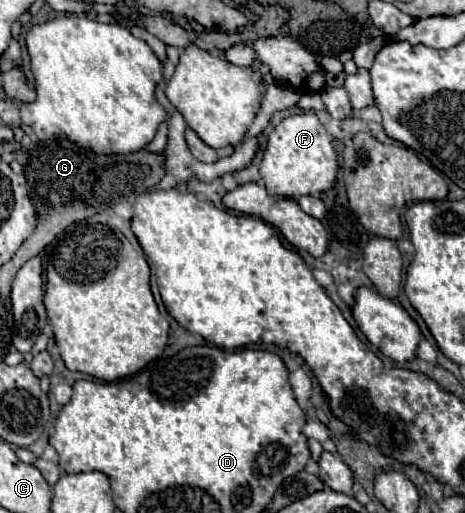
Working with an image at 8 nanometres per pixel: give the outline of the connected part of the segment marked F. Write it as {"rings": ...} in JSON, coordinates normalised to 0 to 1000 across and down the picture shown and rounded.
{"rings":[[[673,218],[617,226],[574,269],[566,316],[557,324],[570,366],[583,382],[634,386],[686,382],[703,374],[725,347],[725,300],[712,281],[712,265]]]}

